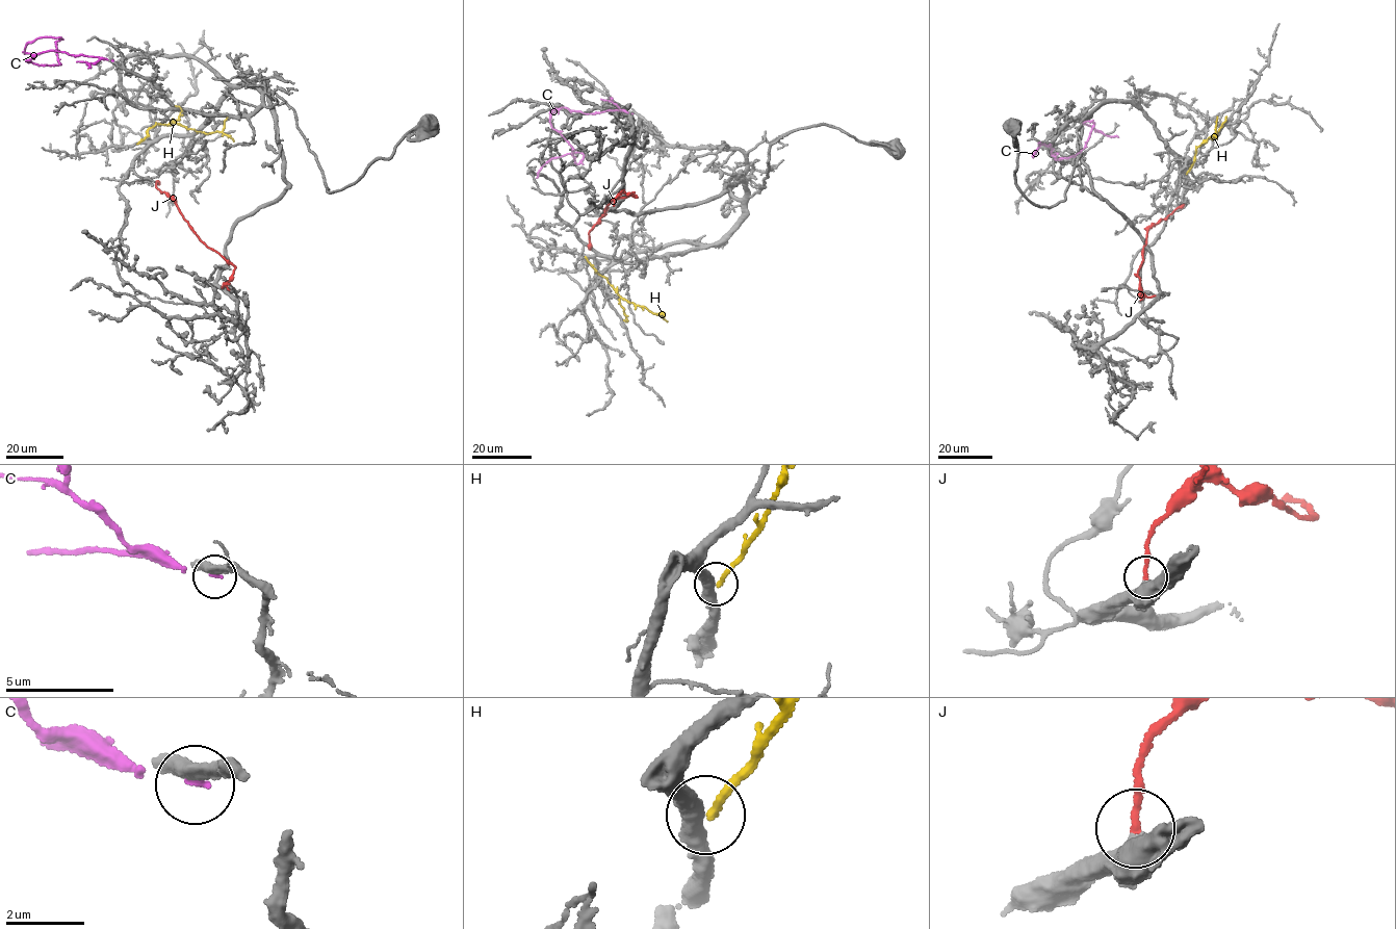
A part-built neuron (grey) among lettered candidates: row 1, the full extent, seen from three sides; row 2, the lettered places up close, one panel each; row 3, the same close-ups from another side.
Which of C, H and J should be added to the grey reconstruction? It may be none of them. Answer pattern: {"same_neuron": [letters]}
{"same_neuron": ["J"]}

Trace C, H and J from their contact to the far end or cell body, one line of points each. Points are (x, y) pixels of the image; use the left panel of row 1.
C: (112, 60), (53, 50), (32, 55), (27, 61), (58, 65), (55, 42), (60, 36), (29, 42), (24, 53)
H: (137, 144), (148, 135), (147, 129), (156, 124), (176, 123), (209, 133), (223, 130), (227, 117)
J: (223, 287), (235, 267), (200, 239), (176, 203), (157, 188), (158, 181)

